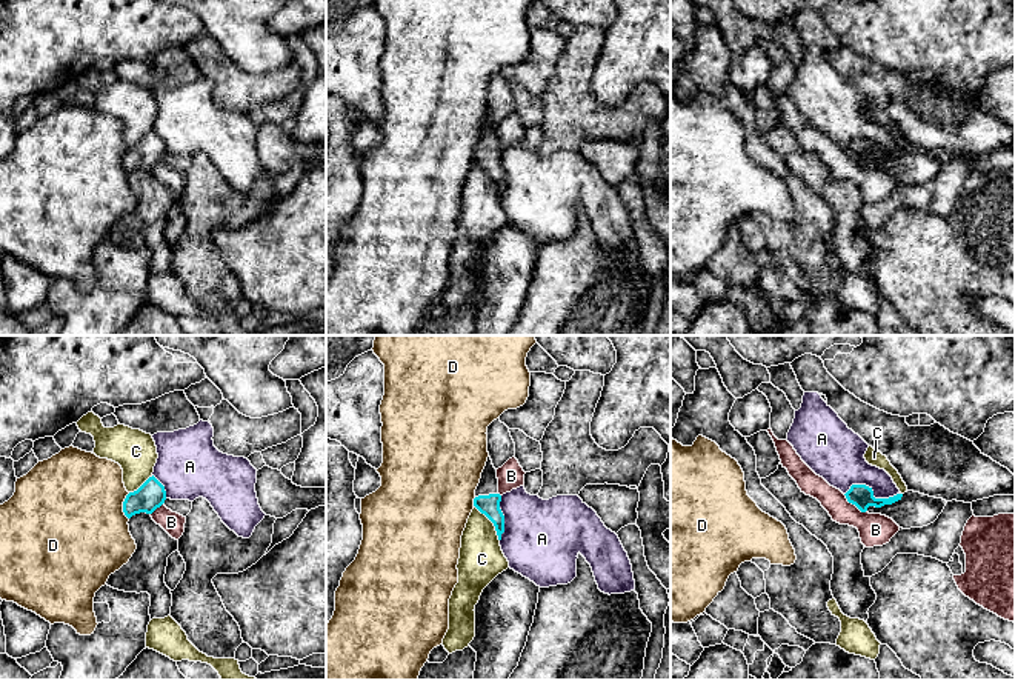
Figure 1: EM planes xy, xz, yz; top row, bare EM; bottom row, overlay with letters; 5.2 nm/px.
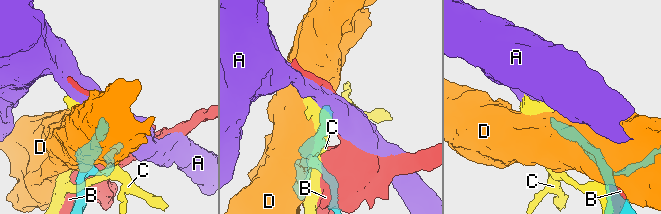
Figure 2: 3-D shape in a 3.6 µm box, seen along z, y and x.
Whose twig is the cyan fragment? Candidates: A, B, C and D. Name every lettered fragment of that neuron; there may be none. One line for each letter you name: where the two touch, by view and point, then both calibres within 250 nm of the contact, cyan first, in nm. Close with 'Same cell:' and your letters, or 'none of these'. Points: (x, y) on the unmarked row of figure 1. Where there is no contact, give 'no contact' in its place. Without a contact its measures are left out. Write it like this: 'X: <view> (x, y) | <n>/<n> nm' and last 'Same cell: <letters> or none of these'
Same cell: none of these

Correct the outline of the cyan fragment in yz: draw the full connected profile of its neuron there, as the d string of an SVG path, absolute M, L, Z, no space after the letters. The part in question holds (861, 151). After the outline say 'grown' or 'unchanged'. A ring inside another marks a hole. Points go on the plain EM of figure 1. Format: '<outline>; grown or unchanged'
M852 140L844 149L847 157L855 160L861 168L866 168L869 162L881 163L901 155L903 149L897 149L889 154L875 154L872 143L866 140Z; unchanged

